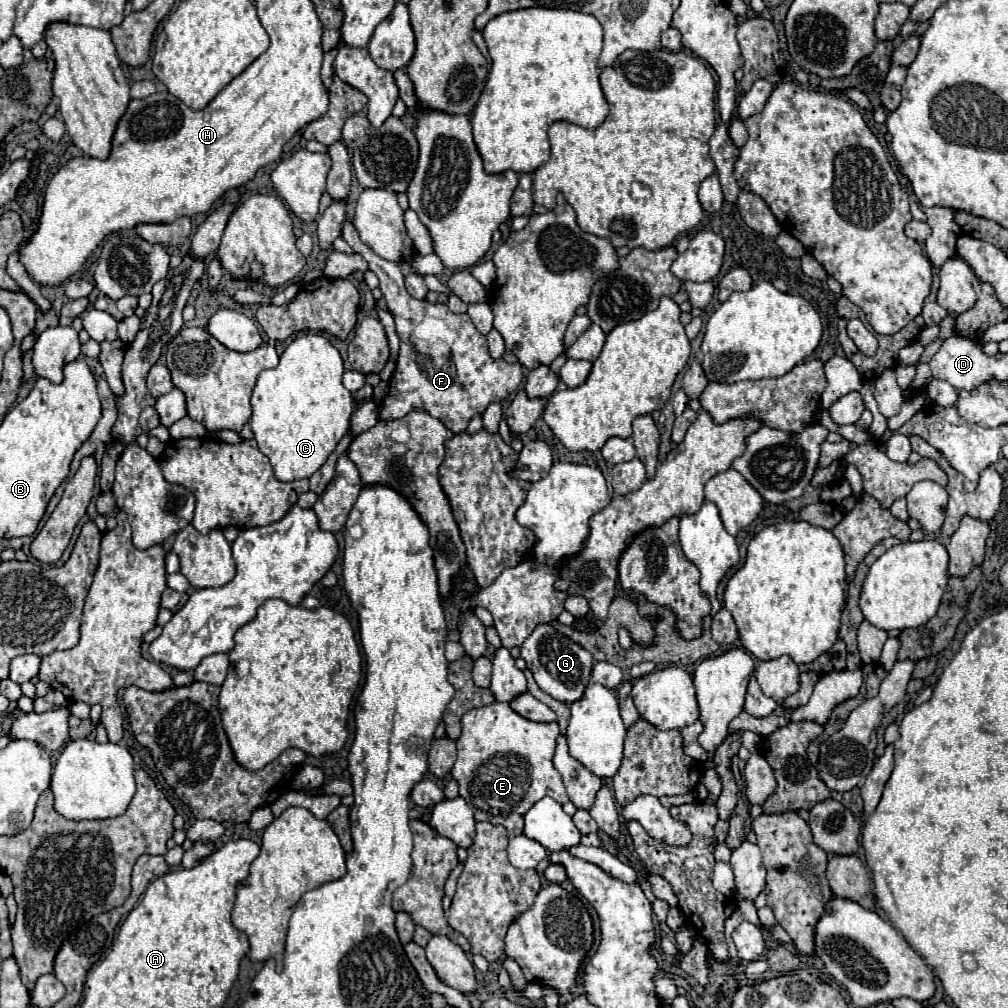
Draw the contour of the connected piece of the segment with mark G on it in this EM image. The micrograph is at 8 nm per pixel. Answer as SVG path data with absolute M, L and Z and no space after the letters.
M540 624L520 646L522 658L526 660L526 666L532 670L534 680L538 686L550 694L554 700L572 704L578 702L584 696L584 690L592 676L592 654L566 638L564 634L556 632L550 624Z

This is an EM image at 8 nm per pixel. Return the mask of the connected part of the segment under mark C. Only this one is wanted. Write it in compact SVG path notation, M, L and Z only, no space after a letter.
M322 334L298 336L280 356L280 364L264 370L252 392L250 426L260 450L270 458L276 478L284 482L310 478L350 430L352 392L342 384L344 360Z

